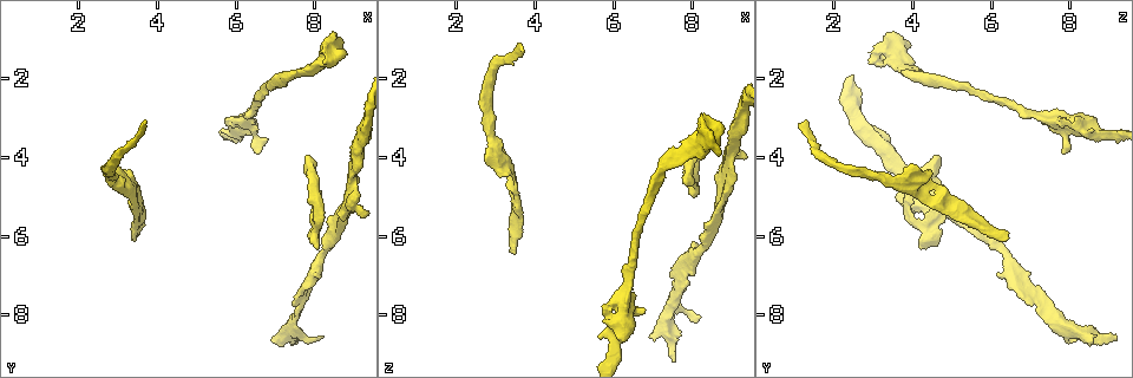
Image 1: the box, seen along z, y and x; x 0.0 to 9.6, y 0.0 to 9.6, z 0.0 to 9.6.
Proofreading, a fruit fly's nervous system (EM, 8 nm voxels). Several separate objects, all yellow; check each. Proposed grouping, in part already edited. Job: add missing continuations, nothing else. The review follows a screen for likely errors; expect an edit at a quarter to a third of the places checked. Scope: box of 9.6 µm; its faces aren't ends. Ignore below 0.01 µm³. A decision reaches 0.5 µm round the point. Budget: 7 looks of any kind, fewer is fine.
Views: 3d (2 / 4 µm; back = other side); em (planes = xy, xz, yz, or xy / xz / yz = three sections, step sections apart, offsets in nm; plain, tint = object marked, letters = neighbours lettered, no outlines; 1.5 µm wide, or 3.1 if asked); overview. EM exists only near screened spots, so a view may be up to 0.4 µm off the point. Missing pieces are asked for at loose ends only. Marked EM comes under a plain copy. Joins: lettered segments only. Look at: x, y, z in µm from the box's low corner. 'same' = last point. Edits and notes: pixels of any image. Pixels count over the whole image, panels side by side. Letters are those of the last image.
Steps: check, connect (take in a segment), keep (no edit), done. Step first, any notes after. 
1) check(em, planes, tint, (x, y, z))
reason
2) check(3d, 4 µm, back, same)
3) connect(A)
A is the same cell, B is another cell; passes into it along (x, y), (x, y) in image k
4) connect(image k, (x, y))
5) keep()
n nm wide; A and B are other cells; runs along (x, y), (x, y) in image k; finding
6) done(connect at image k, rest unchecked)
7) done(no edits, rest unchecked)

check(em, xy, step 4, letters, (3.45, 6.10, 6.45))
free end

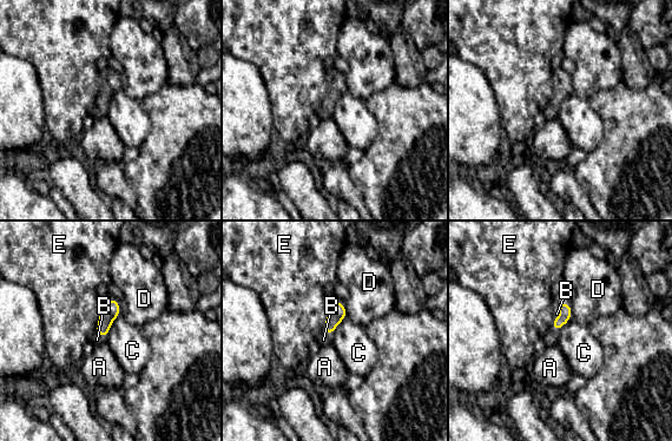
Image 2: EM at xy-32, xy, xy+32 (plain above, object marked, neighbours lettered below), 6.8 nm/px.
connect(B)
B is the same cell, A, C, D and E are other cells; passes into it along (110, 311), (101, 336), (97, 340) in image 2; the neuron continues

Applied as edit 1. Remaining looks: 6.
check(em, xy, step 4, tint, (7.90, 4.00, 4.65))
an open end

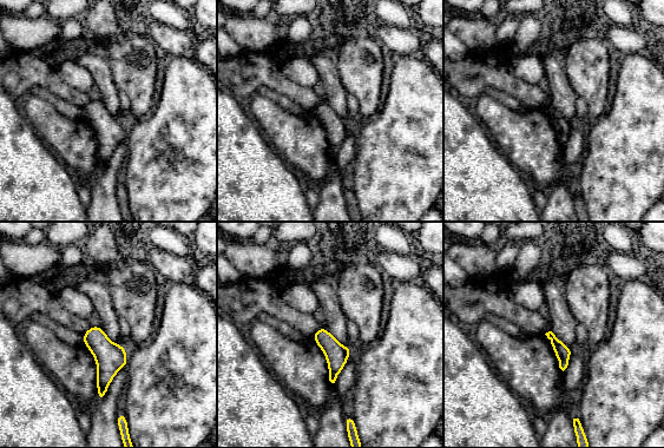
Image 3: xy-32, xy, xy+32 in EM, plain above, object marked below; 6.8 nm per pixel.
check(em, xy, step 4, letters, same)

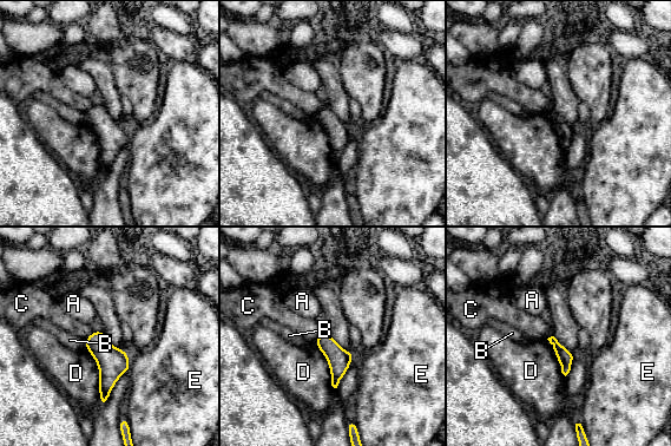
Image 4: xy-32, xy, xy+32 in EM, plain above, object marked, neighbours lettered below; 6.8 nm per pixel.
keep()
D touches over 400 nm; A, B, C, D and E are other cells; border along (85, 347), (97, 365), (103, 401) in image 4; none of them fits

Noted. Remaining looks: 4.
check(3d, 2 µm, (8.05, 6.35, 4.15))
branch stops here

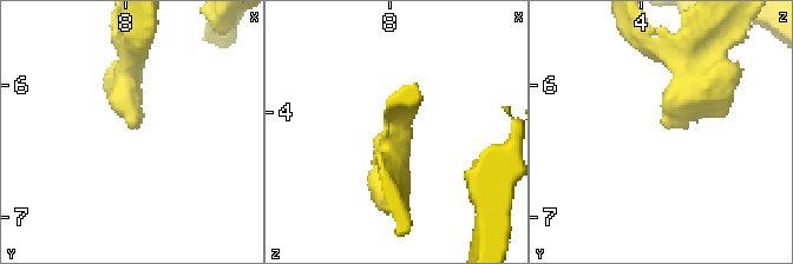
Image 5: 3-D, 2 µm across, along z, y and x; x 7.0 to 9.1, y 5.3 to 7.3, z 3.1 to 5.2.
check(em, planes, letters, (8.08, 6.32, 4.20))

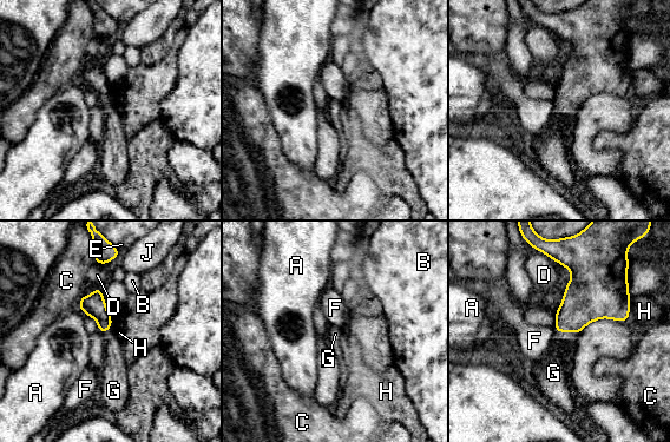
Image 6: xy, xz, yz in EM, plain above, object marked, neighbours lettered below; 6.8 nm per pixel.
connect(G)
120 nm wide; G is the same cell, A, B, C, D, E, F, H and J are other cells; passes into it along (585, 301), (566, 331), (557, 364) in image 6; it goes on there

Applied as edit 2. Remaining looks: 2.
done(connect at image 2, connect at image 6, rest unchecked)

